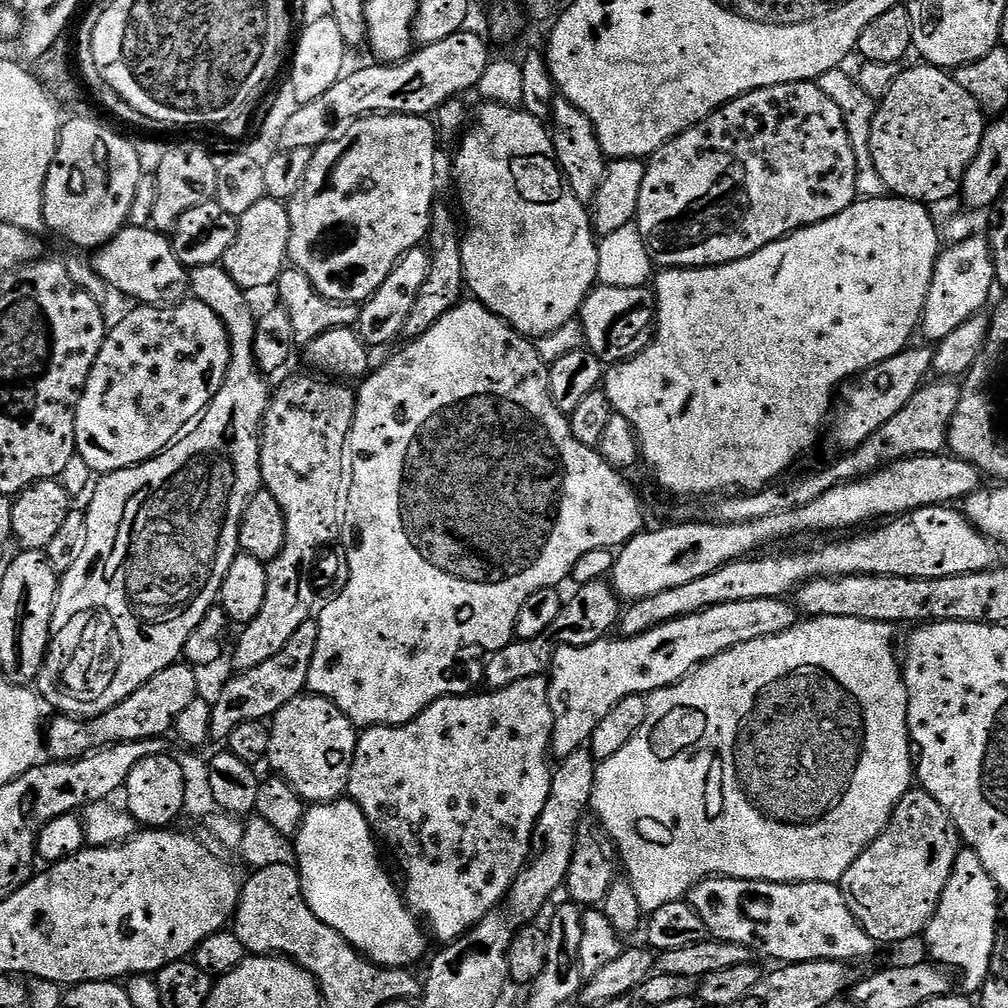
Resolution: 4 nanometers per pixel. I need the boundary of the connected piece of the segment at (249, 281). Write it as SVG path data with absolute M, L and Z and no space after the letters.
M265 198L254 202L254 206L250 206L250 210L246 210L246 214L238 219L238 238L234 238L234 246L226 250L222 267L242 289L268 288L271 284L273 287L289 263L290 214L287 203Z

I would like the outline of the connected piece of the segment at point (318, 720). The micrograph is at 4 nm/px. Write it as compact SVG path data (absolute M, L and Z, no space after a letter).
M302 694L286 702L280 713L271 717L270 727L267 763L272 764L271 771L275 775L294 786L303 800L312 804L329 804L347 793L358 729L338 705L321 696Z

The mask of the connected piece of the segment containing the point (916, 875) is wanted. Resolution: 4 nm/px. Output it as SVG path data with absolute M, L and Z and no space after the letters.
M910 790L898 802L892 811L890 822L882 830L882 834L865 852L846 870L846 874L838 881L844 891L846 906L854 914L857 922L864 927L866 934L876 940L877 945L900 944L903 940L912 940L921 935L928 927L930 918L934 918L934 910L938 910L938 902L942 898L942 890L946 890L946 882L950 882L950 874L954 870L954 862L958 858L962 841L950 814L930 798L923 790Z

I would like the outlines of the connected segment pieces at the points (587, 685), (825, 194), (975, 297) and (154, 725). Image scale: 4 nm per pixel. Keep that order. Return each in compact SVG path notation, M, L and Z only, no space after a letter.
M750 598L746 602L726 602L710 606L704 612L674 618L670 622L646 630L646 634L621 635L620 640L605 638L581 648L574 646L559 648L552 659L548 685L550 706L556 723L552 731L551 755L563 758L585 747L591 741L594 730L598 730L598 722L602 722L602 718L606 718L606 714L610 714L610 710L614 710L614 706L622 702L622 698L642 696L676 684L683 676L690 675L698 665L713 660L718 654L739 644L754 642L758 638L782 634L793 628L797 622L798 609L791 599Z
M799 80L797 84L779 84L769 88L759 88L747 92L744 96L723 104L717 112L712 112L705 120L692 128L687 128L670 142L666 142L654 155L647 157L646 178L642 178L642 194L638 194L638 210L635 223L642 234L642 242L650 254L653 265L665 268L713 268L719 264L738 262L758 250L762 246L782 240L800 228L809 228L812 224L822 222L826 218L834 218L834 214L842 214L851 204L856 203L856 183L854 174L854 146L850 146L850 134L846 134L846 122L842 122L842 110L815 84Z
M973 234L962 242L948 244L936 259L930 278L930 290L924 302L924 312L920 316L919 335L932 340L928 342L946 338L946 334L952 333L957 326L962 326L962 322L983 313L989 307L988 299L991 298L992 286L996 283L992 245L987 235Z
M187 662L171 664L166 670L154 674L140 689L134 691L112 709L92 719L60 714L46 728L46 752L53 761L78 760L90 752L113 744L125 744L135 740L164 738L175 729L178 718L190 702L198 699L200 688L197 669Z

